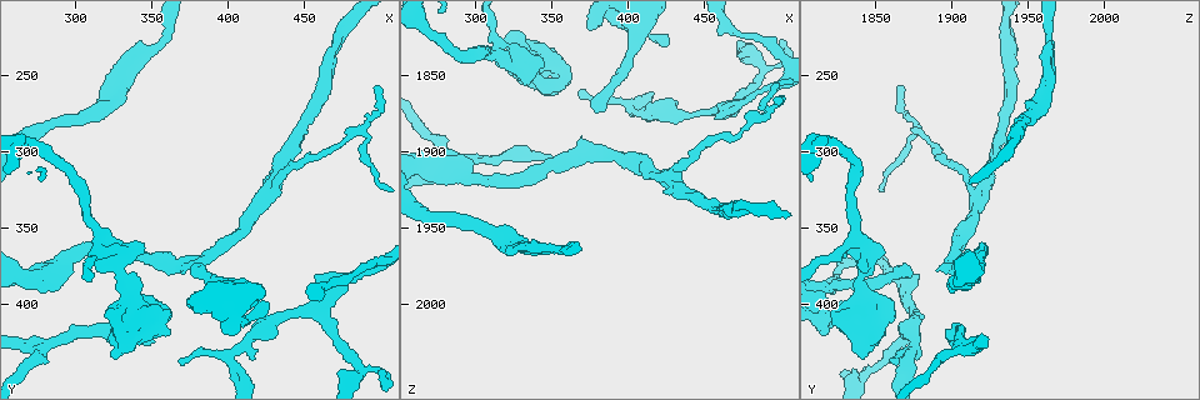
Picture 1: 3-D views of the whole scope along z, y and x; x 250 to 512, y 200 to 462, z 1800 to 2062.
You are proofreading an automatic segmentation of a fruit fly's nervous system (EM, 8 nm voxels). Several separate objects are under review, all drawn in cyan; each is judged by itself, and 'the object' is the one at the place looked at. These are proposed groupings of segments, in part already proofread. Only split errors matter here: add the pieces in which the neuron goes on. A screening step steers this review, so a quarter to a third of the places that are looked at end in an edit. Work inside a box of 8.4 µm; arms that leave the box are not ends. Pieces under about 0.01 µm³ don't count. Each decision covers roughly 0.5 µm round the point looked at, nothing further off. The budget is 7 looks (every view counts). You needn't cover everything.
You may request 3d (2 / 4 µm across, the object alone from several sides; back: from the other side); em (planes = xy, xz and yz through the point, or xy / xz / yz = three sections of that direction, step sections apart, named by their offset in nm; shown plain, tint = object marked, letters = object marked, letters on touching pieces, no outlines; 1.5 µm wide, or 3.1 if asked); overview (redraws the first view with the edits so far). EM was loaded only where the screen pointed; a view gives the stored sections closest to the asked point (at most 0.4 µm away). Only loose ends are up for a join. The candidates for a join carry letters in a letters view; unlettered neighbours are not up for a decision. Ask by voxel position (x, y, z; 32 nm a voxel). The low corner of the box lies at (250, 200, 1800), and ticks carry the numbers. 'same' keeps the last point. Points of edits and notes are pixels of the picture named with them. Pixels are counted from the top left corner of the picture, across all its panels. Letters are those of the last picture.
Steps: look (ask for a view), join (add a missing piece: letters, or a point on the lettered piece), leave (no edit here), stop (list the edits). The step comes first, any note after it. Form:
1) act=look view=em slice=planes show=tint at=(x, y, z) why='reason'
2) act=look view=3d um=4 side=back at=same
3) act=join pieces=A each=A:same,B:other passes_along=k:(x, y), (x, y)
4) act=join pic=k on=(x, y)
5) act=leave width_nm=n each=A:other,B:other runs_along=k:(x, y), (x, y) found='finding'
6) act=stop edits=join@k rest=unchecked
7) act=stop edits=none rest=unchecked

act=look view=3d um=2 at=(352, 426, 1906) why='free end'

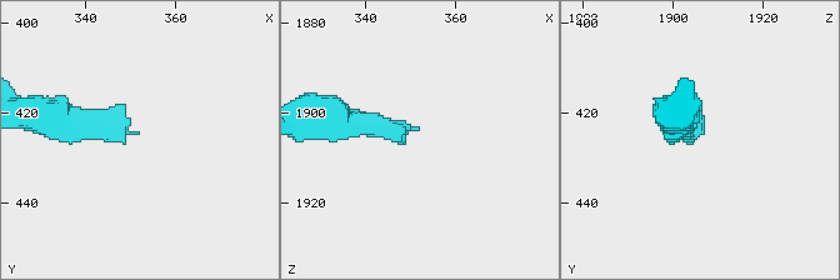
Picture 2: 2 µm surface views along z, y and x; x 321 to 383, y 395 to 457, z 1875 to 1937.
act=look view=em slice=planes show=letters at=(351, 424, 1904) why='shape alone is not enough'

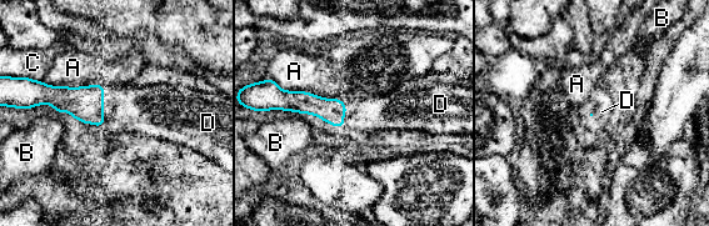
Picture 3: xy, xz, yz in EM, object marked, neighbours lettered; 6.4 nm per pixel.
act=join pieces=D each=A:other,B:other,C:other,D:same found='the neuron continues'

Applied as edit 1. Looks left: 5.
act=look view=3d um=2 at=(378, 380, 1874) why='free end'

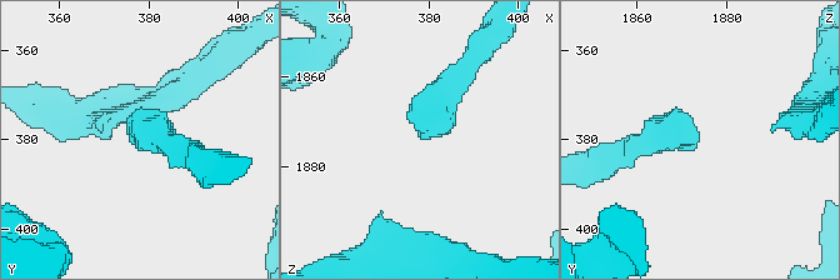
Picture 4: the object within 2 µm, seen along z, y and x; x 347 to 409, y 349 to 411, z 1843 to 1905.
act=look view=em slice=planes show=plain at=(378, 380, 1874)

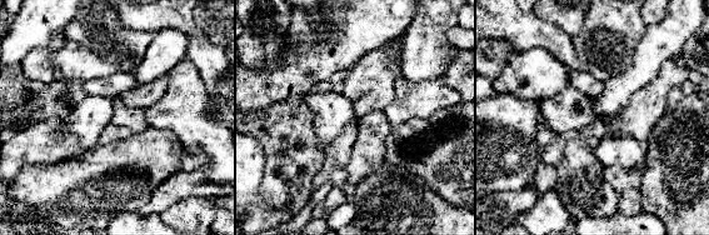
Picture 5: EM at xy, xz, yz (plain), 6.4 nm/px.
act=look view=em slice=planes show=letters at=same why='what lies round it'

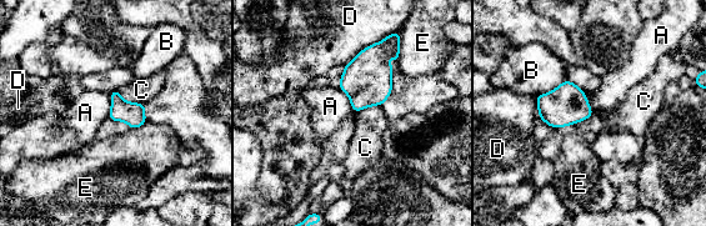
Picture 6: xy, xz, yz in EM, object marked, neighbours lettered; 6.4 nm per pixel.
act=leave each=A:other,B:other,C:other,D:other,E:other border=6:(339, 86), (349, 98), (355, 112) found='no lettered piece goes on from it'

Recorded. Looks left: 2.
act=look view=3d um=4 at=(458, 382, 1878) why='thin end'

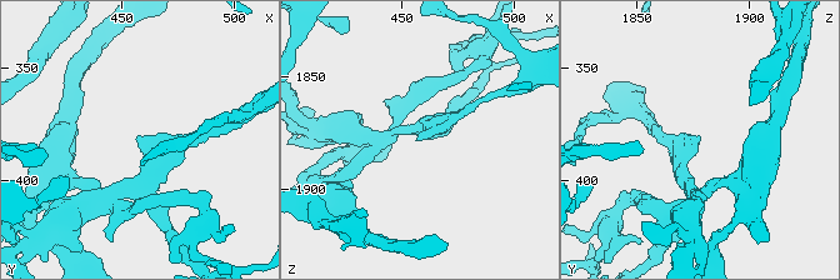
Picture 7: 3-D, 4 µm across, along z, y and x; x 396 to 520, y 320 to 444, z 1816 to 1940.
act=look view=em slice=yz step=8 show=letters at=(459, 382, 1878) arm_widths_nm=170,180 why='need the tissue'

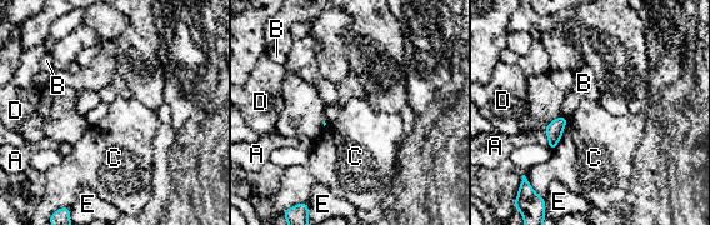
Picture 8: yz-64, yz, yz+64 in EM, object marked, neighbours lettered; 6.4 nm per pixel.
act=leave each=A:other,B:other,C:other,D:other,E:other border=8:(568, 119), (563, 135), (553, 151) found='no lettered piece goes on from it'

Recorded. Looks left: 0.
act=stop edits=join@3 rest=unchecked

